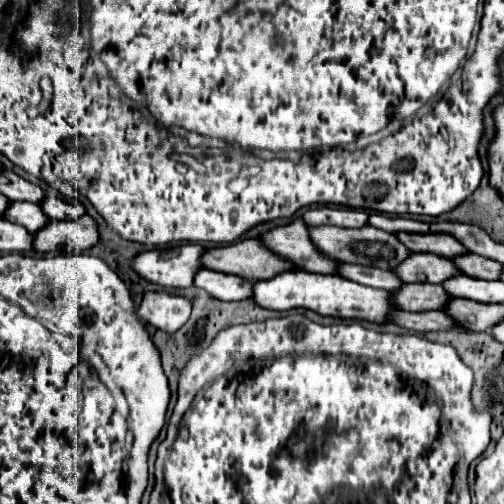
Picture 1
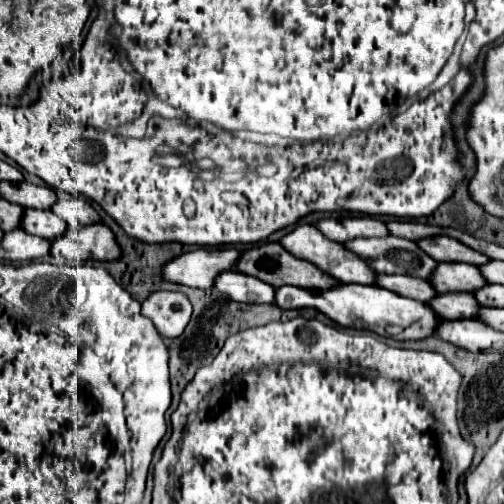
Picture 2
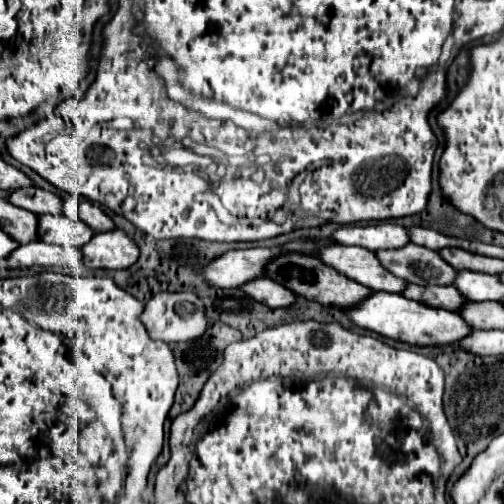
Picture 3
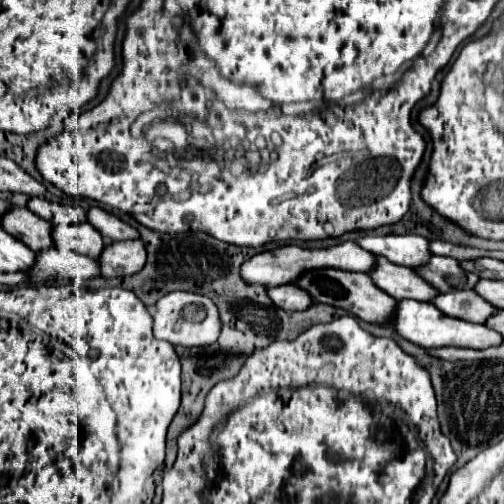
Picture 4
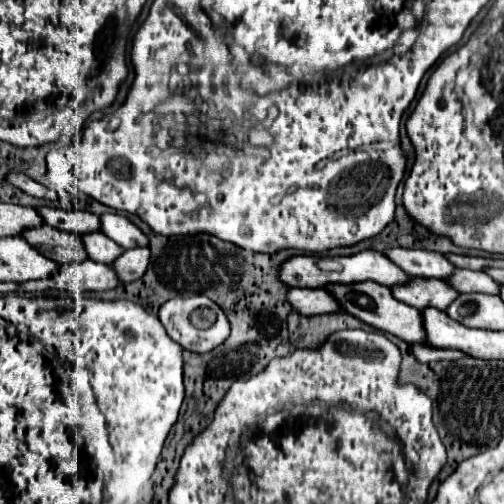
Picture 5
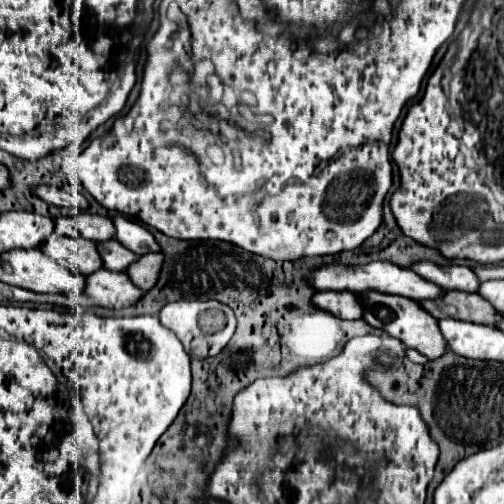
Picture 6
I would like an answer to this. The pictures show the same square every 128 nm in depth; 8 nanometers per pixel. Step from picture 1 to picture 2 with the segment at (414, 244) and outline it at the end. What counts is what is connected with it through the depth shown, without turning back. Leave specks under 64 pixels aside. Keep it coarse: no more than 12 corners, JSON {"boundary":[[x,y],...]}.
{"boundary":[[424,238],[418,246],[436,262],[484,266],[488,256],[454,238]]}

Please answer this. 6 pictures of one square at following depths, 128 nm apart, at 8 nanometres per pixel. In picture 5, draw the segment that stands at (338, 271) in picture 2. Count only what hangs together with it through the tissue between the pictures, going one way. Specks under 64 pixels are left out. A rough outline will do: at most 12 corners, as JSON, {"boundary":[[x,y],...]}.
{"boundary":[[410,278],[392,294],[418,310],[446,310],[458,290],[442,280]]}

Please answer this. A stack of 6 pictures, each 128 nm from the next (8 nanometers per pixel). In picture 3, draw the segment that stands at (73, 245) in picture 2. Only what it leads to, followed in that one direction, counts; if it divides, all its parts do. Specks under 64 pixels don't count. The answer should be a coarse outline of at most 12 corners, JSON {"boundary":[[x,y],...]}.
{"boundary":[[124,230],[94,234],[82,252],[90,270],[124,270],[140,256]]}

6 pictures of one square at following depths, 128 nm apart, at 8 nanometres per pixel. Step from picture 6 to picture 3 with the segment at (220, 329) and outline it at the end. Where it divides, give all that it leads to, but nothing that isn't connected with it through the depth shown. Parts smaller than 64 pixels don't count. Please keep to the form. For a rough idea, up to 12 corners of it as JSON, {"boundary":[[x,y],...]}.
{"boundary":[[160,292],[140,314],[152,340],[204,336],[204,302],[192,292]]}

